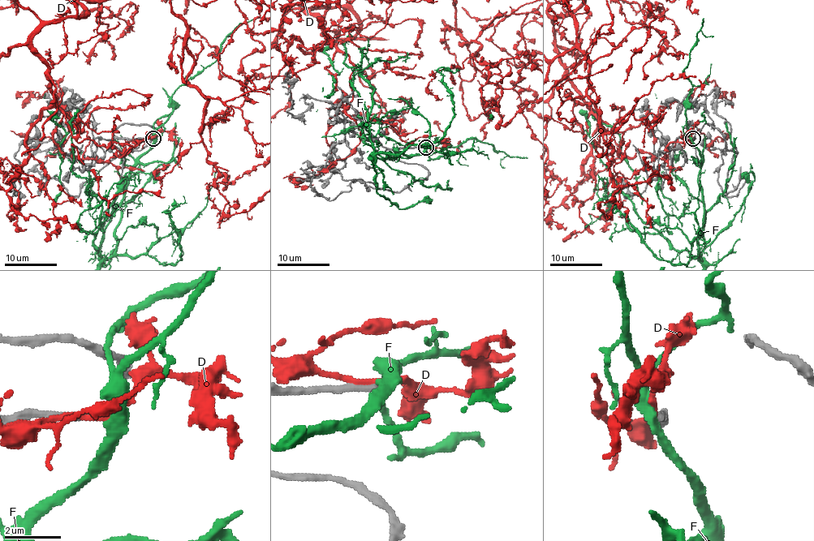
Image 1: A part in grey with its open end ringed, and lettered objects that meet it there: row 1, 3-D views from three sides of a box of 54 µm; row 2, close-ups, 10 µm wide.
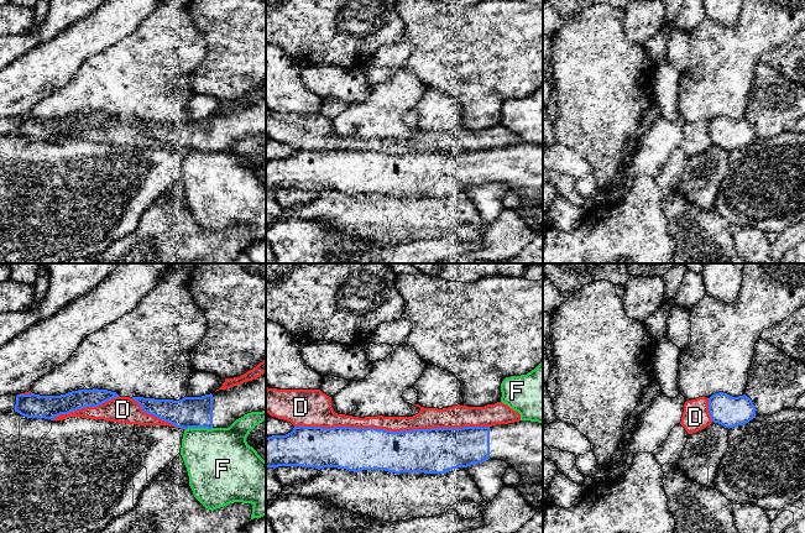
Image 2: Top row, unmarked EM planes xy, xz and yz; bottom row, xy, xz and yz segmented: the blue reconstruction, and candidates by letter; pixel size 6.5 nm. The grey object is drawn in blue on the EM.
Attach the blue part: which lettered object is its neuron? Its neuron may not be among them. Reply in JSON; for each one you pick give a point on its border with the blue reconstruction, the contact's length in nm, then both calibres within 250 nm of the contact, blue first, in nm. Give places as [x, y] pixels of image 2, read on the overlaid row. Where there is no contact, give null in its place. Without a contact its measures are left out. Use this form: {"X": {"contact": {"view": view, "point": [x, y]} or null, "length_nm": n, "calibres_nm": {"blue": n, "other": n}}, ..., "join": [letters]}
{"join": []}

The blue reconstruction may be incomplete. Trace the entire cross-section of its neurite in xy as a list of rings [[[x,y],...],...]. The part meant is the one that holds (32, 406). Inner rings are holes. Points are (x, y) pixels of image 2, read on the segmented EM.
[[[98,388],[78,390],[61,396],[17,394],[14,409],[27,418],[53,420],[61,414],[87,407],[98,407],[117,397],[120,396],[116,392]]]

